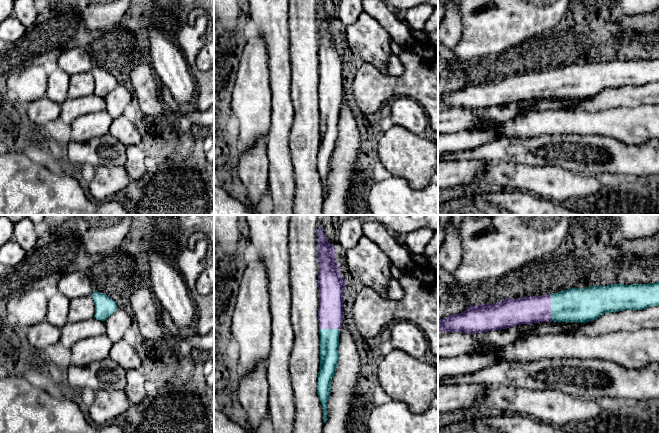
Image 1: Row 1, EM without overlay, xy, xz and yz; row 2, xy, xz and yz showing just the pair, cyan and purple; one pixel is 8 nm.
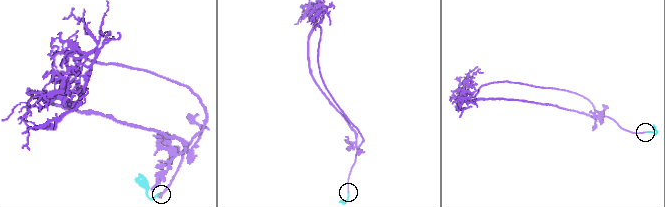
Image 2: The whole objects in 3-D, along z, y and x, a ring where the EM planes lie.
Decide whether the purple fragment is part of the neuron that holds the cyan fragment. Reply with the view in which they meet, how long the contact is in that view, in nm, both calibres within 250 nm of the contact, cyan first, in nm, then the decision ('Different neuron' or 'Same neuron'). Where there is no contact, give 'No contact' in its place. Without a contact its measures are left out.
Touches cyan in yz. Shared border 220 nm. Thickness 280 nm (cyan) against 220 nm. Same neuron

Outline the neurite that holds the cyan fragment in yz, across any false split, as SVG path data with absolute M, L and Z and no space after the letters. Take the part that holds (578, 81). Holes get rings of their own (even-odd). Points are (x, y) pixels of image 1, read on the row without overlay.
M659 58L649 60L593 61L583 65L572 64L557 69L524 74L505 74L496 80L470 81L464 88L438 96L438 108L483 109L507 105L521 100L540 98L594 97L601 91L623 86L643 86L659 81Z

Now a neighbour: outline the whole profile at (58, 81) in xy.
M57 68L48 75L48 87L46 96L59 104L62 104L68 96L70 76L62 69Z

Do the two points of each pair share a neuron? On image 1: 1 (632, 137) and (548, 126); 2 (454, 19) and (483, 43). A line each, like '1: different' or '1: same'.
1: same
2: different

